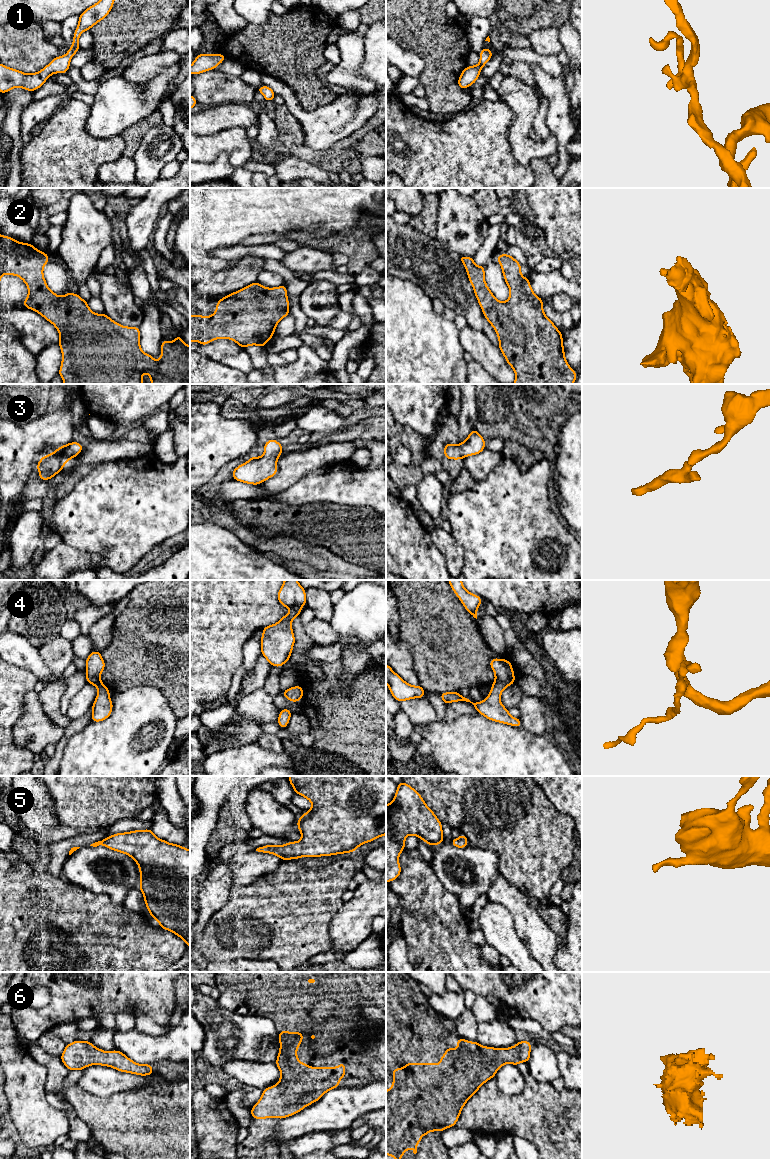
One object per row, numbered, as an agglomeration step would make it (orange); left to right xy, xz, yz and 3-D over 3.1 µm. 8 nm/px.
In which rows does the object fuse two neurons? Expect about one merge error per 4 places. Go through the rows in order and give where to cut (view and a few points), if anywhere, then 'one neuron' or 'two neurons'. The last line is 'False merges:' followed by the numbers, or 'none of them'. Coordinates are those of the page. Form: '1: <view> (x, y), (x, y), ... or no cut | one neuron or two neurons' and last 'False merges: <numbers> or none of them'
1: no cut | one neuron
2: no cut | one neuron
3: no cut | one neuron
4: no cut | one neuron
5: no cut | one neuron
6: no cut | one neuron
False merges: none of them

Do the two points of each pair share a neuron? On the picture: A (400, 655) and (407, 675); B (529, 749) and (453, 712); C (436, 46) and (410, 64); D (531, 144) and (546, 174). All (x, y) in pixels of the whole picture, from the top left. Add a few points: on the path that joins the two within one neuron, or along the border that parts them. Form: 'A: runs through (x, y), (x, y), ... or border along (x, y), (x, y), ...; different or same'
A: runs through (401, 660), (406, 670); same
B: border along (476, 711), (445, 720); different
C: border along (399, 45), (421, 59), (419, 76); different
D: border along (547, 157), (536, 157), (528, 164); different

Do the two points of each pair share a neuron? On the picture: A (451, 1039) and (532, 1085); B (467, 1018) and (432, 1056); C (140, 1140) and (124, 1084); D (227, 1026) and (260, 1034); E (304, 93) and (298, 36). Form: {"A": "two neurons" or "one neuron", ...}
{"A": "two neurons", "B": "two neurons", "C": "two neurons", "D": "one neuron", "E": "one neuron"}

